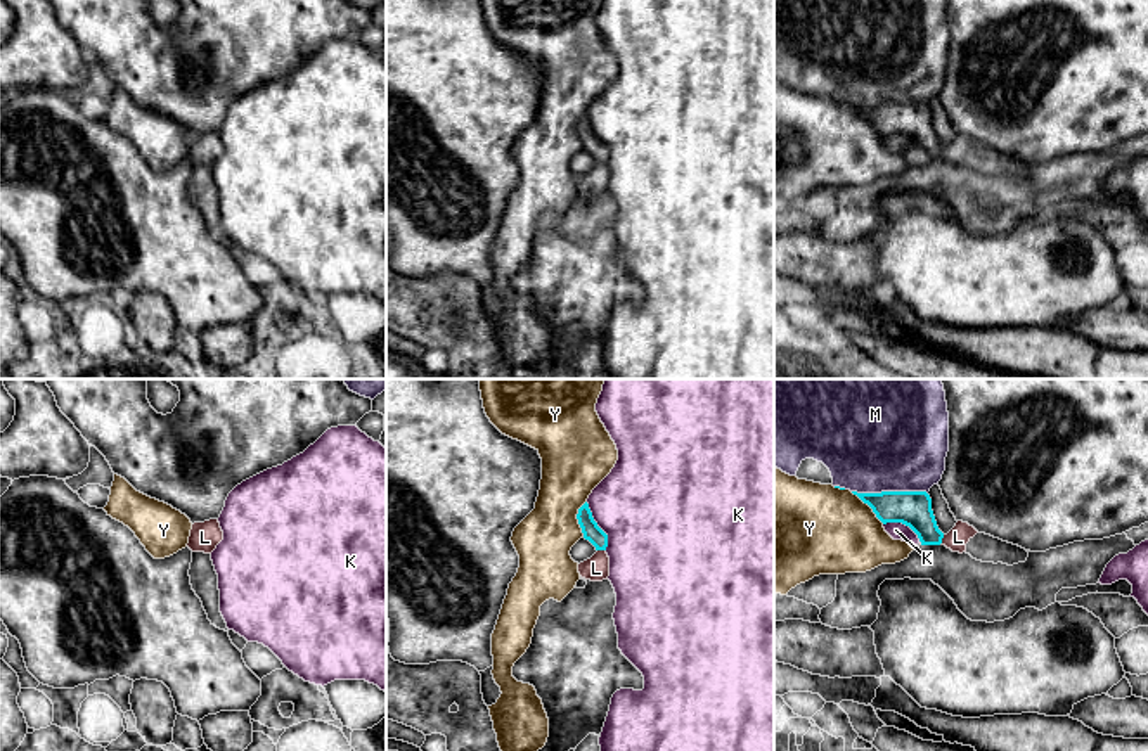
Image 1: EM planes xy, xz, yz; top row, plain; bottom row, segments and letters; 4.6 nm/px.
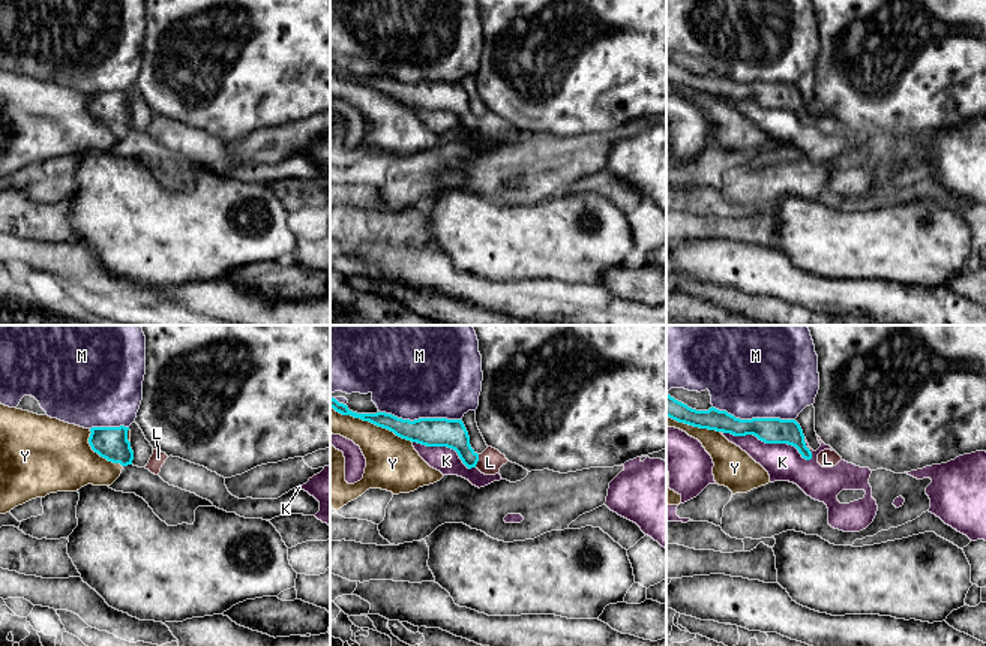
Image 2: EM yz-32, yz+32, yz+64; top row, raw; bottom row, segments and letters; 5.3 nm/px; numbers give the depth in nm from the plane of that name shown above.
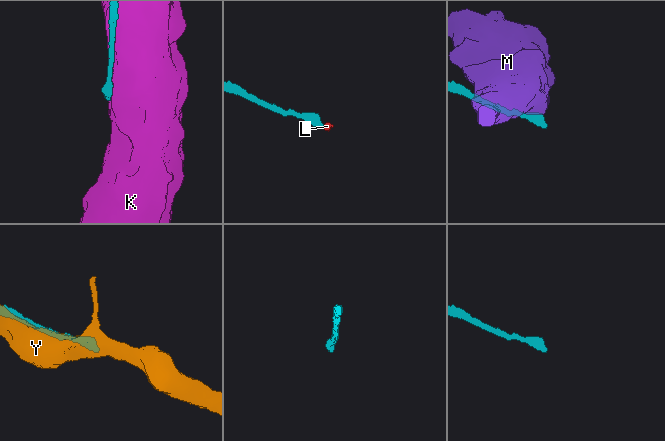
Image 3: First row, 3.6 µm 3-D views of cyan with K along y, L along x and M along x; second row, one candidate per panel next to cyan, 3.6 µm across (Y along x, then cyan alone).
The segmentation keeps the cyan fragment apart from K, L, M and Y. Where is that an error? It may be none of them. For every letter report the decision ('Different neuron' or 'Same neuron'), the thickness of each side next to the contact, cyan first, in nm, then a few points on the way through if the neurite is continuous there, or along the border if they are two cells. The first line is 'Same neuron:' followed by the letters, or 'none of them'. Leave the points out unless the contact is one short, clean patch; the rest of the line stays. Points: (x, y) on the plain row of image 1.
Same neuron: L
K: Different neuron. Thickness 80 nm (cyan) against 460 nm
L: Same neuron. Thickness 80 nm (cyan) against 120 nm. Path across: xz (591, 144), (599, 153), (601, 161), (596, 180)
M: Different neuron. Thickness 160 nm (cyan) against 480 nm
Y: Different neuron. Thickness 80 nm (cyan) against 300 nm

